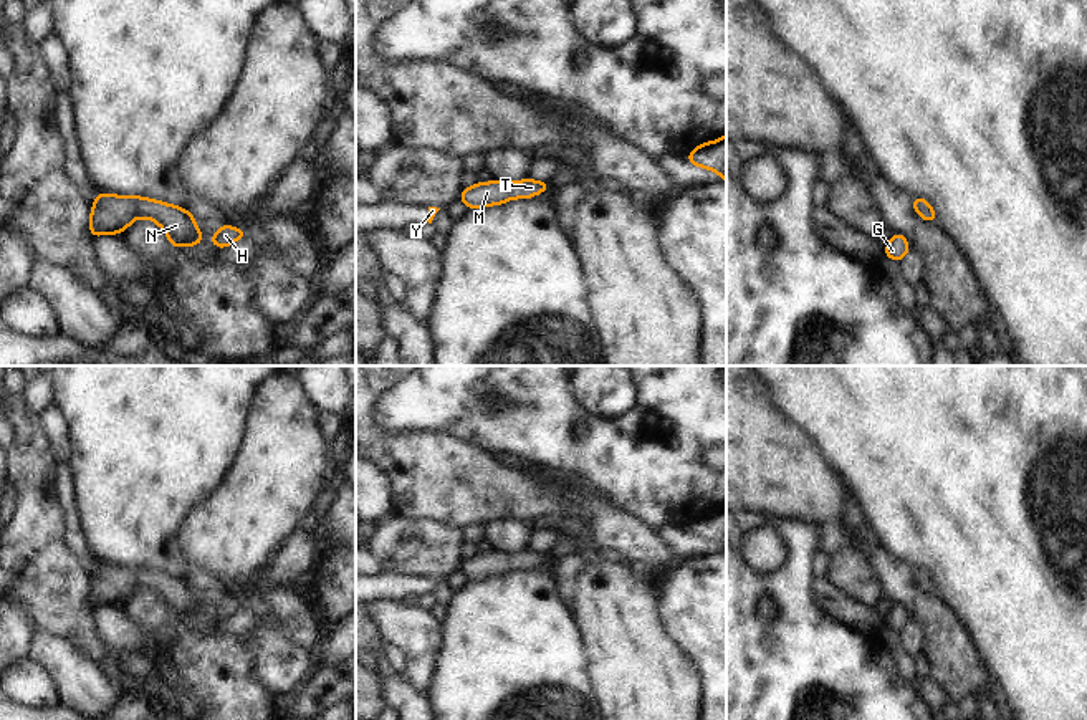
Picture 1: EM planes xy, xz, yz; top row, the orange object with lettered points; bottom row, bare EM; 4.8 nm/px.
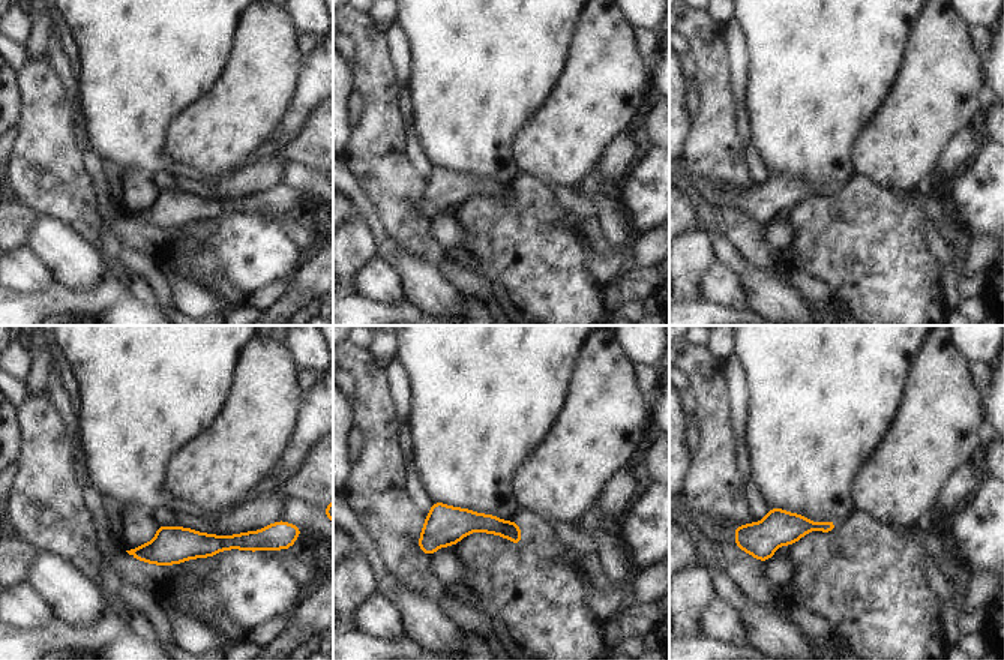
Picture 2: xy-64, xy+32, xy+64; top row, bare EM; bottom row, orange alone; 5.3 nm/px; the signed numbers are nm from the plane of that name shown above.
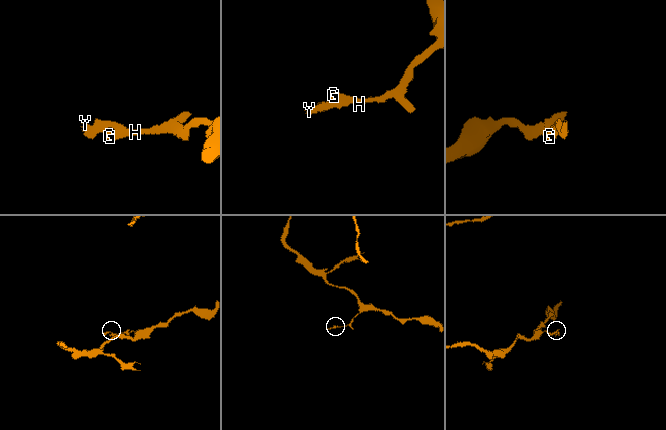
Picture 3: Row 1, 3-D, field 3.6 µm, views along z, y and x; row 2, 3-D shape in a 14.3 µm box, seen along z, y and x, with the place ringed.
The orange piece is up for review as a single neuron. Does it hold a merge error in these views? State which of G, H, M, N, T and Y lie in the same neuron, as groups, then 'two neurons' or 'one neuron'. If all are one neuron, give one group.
G H M N T Y | one neuron

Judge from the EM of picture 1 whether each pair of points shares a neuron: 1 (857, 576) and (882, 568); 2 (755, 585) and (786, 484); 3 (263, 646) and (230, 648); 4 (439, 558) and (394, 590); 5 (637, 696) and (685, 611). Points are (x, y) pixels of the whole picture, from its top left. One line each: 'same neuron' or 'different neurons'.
1: different neurons
2: different neurons
3: different neurons
4: different neurons
5: different neurons

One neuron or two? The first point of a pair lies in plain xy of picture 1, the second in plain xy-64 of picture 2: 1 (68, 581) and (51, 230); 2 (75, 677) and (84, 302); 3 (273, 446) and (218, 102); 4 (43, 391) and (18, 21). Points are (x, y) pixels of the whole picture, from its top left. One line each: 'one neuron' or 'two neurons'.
1: two neurons
2: two neurons
3: one neuron
4: two neurons

